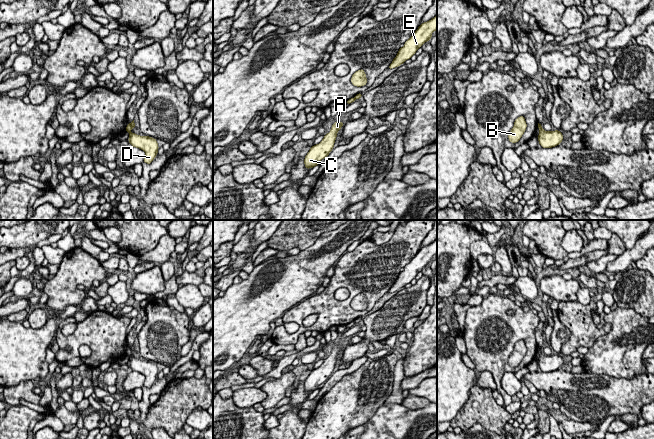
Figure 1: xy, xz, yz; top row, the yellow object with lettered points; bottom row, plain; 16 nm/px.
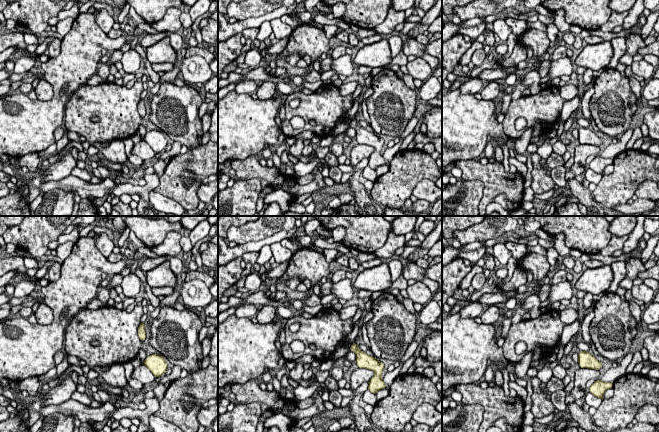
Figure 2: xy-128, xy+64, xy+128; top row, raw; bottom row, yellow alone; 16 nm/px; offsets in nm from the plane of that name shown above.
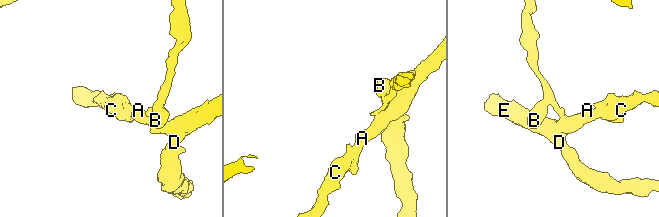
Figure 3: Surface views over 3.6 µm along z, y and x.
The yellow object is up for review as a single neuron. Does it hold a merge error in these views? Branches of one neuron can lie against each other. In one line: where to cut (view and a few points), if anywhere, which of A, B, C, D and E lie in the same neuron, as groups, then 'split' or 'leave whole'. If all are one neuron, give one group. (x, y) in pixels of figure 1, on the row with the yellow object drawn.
cut in xy along (129, 123), (131, 127); A C D E / B; split

